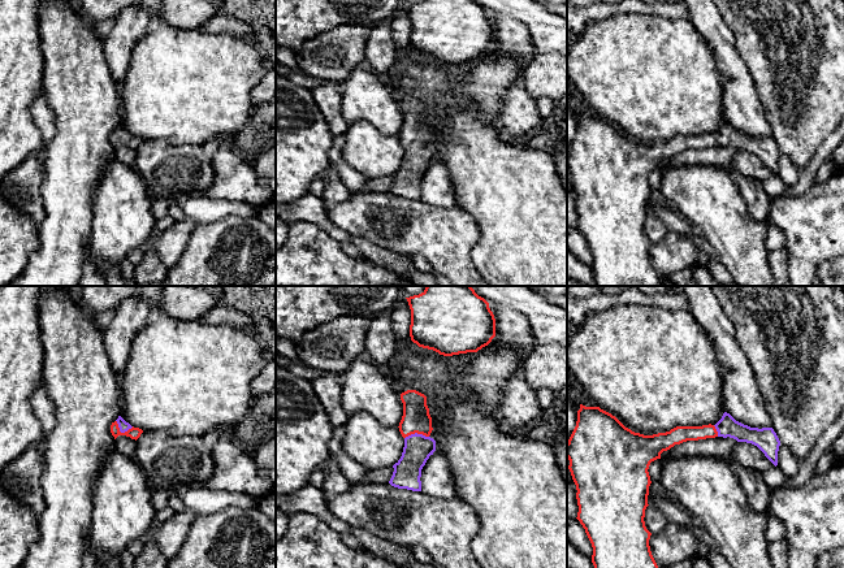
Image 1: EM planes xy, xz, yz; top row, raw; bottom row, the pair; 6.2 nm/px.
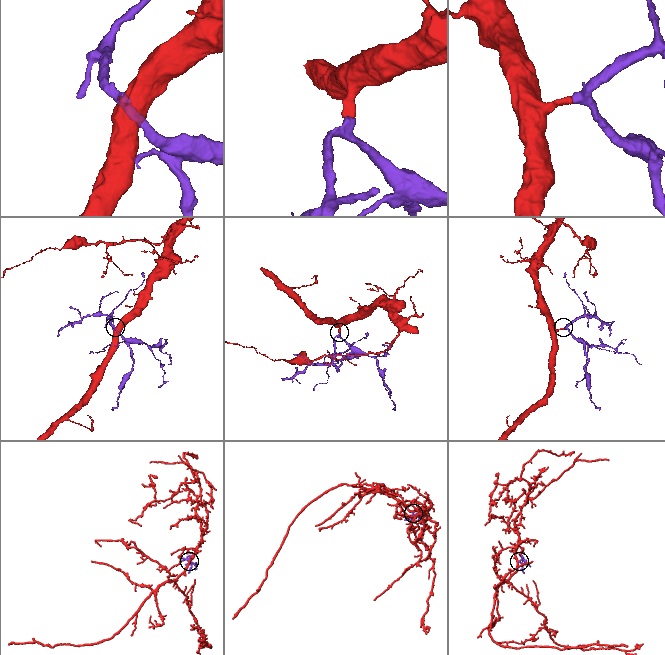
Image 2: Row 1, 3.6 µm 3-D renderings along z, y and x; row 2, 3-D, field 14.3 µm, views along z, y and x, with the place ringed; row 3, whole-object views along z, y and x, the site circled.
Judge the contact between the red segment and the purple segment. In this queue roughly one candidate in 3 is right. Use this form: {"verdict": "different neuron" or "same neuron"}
{"verdict": "same neuron"}

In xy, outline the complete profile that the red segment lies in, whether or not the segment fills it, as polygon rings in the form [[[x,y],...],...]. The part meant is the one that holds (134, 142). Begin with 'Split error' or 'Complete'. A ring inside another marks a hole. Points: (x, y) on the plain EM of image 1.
Split error. [[[121,125],[112,131],[111,134],[111,142],[114,146],[114,148],[118,144],[126,144],[130,146],[131,148],[138,148],[140,143],[143,142],[142,138],[131,135],[129,131],[126,131]]]

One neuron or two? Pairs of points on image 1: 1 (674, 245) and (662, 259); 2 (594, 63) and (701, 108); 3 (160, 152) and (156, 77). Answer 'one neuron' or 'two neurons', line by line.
1: one neuron
2: one neuron
3: two neurons

